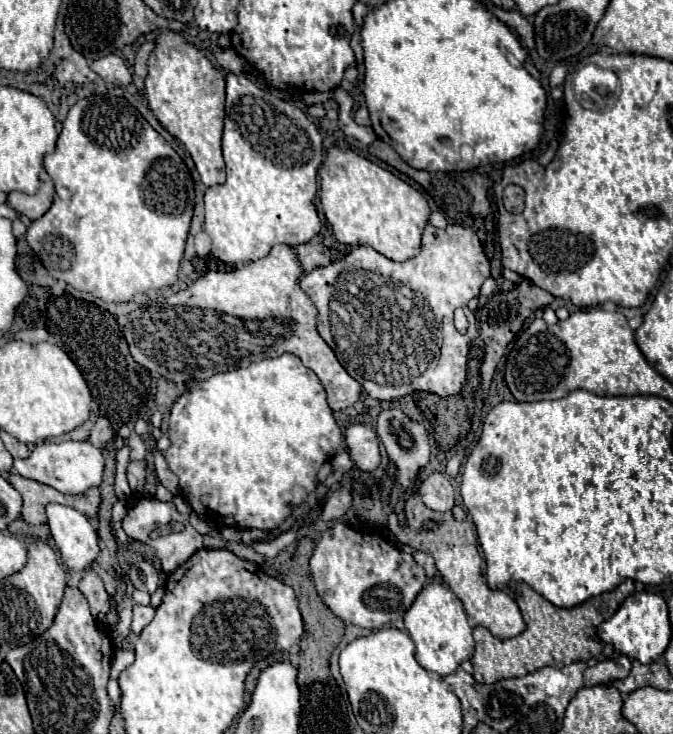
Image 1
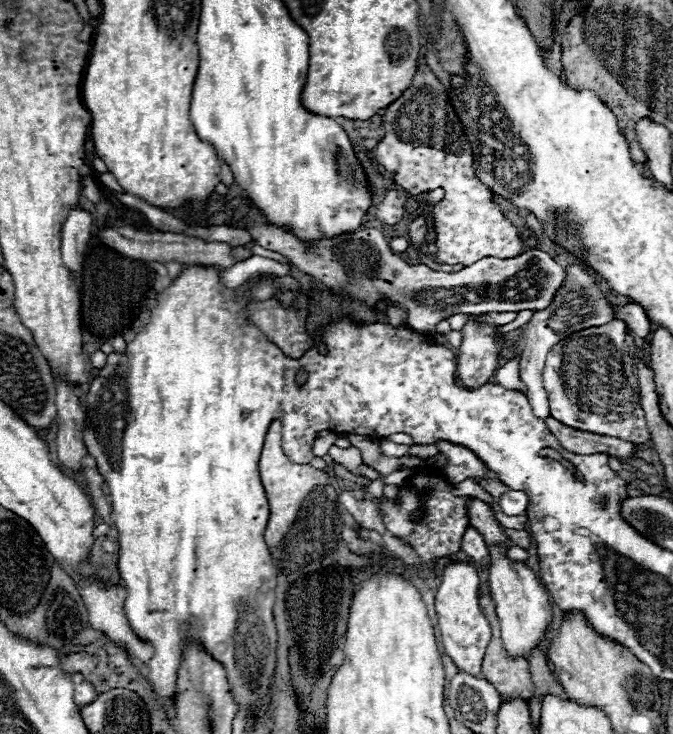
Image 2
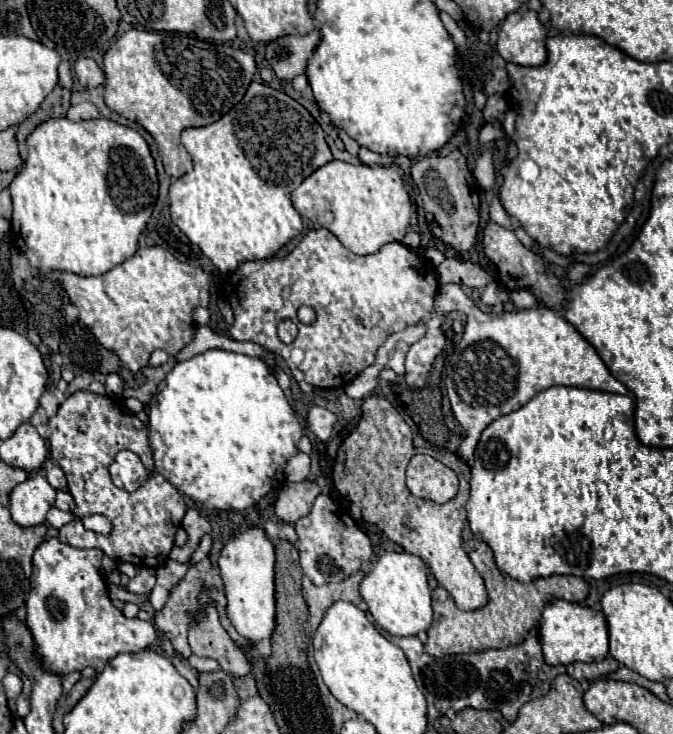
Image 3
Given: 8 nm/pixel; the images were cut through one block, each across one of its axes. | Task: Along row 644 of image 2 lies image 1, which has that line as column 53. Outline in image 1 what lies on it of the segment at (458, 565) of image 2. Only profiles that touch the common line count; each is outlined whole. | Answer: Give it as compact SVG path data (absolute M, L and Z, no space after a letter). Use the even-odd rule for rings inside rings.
M44 442L32 448L30 458L14 460L14 470L24 478L52 486L62 494L84 494L88 488L102 484L104 456L102 450L90 442Z

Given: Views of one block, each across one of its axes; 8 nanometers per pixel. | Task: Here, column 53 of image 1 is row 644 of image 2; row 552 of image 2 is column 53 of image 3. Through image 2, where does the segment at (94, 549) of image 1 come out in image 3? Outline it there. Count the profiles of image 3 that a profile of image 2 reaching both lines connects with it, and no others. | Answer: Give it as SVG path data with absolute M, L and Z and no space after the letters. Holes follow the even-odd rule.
M32 474L26 482L18 484L12 494L10 494L10 512L12 512L12 518L18 526L24 526L24 528L30 528L30 526L38 526L38 524L44 524L46 522L46 514L48 510L54 506L54 500L56 500L56 490L48 484L48 480L44 478L44 474Z

